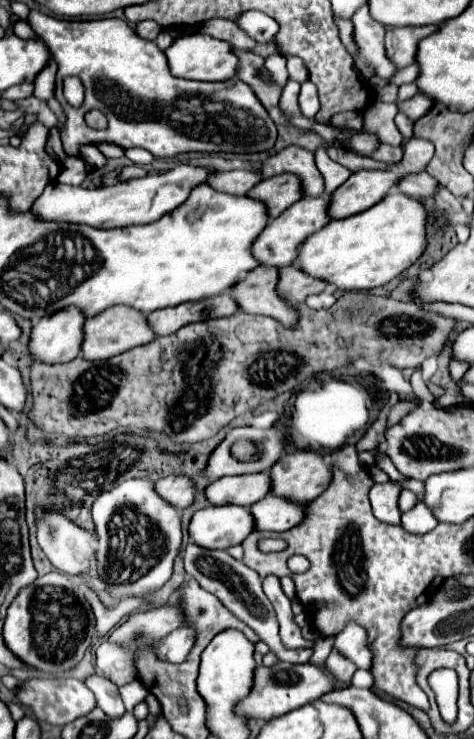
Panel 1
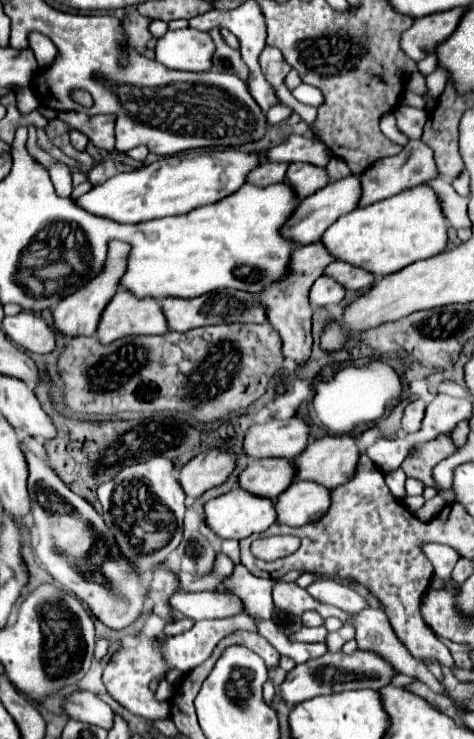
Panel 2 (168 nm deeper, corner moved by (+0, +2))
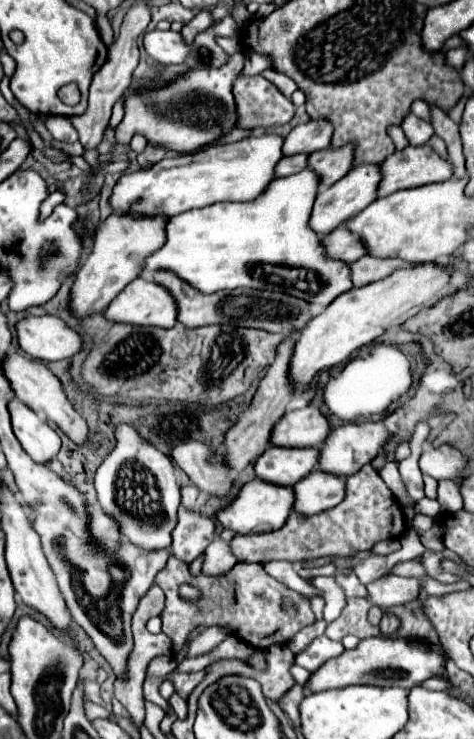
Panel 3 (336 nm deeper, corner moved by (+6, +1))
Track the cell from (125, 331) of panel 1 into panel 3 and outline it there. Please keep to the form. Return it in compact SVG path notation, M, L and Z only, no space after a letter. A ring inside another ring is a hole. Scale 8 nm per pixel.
M136 277L112 299L106 317L132 325L156 325L168 329L178 323L178 307L168 289Z

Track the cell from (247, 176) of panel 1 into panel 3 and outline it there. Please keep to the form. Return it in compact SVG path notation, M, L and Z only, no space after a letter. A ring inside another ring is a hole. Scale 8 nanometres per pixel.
M300 153L300 155L292 155L292 157L284 157L280 163L278 163L278 177L286 177L286 175L294 175L294 173L300 173L302 169L308 167L308 155Z

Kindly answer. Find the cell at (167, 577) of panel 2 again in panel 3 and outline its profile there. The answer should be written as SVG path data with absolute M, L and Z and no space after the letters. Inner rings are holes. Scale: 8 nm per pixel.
M170 557L166 569L158 573L156 585L160 585L166 593L166 609L162 611L162 633L166 633L172 639L172 651L174 655L182 649L188 635L196 627L212 627L212 625L224 625L230 629L232 635L242 639L244 643L252 645L254 649L270 649L272 645L286 645L302 627L312 625L314 613L310 609L310 597L302 593L294 593L290 587L286 587L280 581L274 581L260 563L236 563L226 575L192 575L188 565L176 557ZM182 583L190 583L198 587L204 593L204 599L200 603L190 605L188 601L180 599L178 587ZM282 595L288 595L296 599L298 615L290 617L282 611Z

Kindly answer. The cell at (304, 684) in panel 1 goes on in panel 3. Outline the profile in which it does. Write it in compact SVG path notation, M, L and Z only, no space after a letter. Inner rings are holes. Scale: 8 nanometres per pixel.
M372 637L358 643L356 649L344 651L340 657L330 659L322 669L312 673L306 691L340 689L346 685L378 685L378 687L404 687L412 689L430 677L442 677L446 667L446 651L442 645L432 645L420 639L404 637Z

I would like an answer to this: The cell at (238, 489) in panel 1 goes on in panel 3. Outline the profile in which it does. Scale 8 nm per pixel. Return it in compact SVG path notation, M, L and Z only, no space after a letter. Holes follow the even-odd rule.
M270 445L262 457L254 463L256 477L262 477L270 483L284 485L286 479L282 471L288 471L288 485L296 485L318 465L318 449L312 447L276 447Z

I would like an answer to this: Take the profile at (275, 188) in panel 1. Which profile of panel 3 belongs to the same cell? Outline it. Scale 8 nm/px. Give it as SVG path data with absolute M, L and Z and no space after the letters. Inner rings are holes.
M354 143L342 145L338 149L326 147L326 149L314 151L310 155L308 167L320 175L322 187L332 187L352 169L352 163L354 163Z

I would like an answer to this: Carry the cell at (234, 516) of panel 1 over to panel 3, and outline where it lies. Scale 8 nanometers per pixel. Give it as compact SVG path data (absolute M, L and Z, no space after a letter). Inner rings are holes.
M252 479L250 483L246 483L240 493L238 499L222 509L216 519L226 527L226 529L234 529L238 533L268 533L268 531L276 531L280 529L288 515L294 509L294 489L292 487L284 487L284 485L272 485L264 479Z

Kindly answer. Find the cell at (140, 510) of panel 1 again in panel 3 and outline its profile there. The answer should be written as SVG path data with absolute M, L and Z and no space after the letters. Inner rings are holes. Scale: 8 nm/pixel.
M120 423L114 427L116 435L116 447L110 453L110 457L104 459L104 463L96 471L96 491L98 501L106 513L114 513L118 521L122 521L122 533L126 533L126 539L134 545L142 545L142 549L166 549L172 545L172 531L176 525L176 513L180 505L180 489L174 477L174 465L170 457L162 451L158 451L152 443L148 443L130 423Z

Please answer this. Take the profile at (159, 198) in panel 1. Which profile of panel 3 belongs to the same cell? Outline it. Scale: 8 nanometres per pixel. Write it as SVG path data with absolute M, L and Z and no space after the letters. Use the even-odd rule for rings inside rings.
M256 131L236 143L230 145L220 145L220 147L210 147L206 151L202 151L196 159L186 159L186 157L174 157L168 159L160 165L160 161L150 169L150 171L134 171L134 173L124 173L120 177L120 181L116 183L112 197L110 197L110 205L114 211L120 213L134 213L134 215L168 215L174 217L178 213L196 209L196 207L206 207L218 201L252 201L258 195L262 195L268 185L274 181L274 169L276 163L284 157L282 155L282 143L284 137L276 135L276 133L266 133L266 131Z

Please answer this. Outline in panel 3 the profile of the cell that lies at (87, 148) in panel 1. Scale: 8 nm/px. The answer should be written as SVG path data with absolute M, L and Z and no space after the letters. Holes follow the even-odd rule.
M48 115L44 119L44 127L48 129L48 133L56 139L56 141L66 141L66 143L74 143L78 141L78 131L72 127L68 117L60 117L60 115Z

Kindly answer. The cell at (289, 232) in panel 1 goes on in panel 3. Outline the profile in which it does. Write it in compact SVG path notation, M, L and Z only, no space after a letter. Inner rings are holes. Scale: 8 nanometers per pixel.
M364 163L364 165L354 167L342 181L334 183L332 187L322 189L322 191L318 193L316 203L314 203L314 213L312 213L312 219L310 219L310 227L312 227L316 233L328 235L330 231L334 231L336 227L340 227L342 223L350 221L354 215L358 215L358 213L360 213L362 209L366 209L372 201L378 199L376 191L378 191L380 179L382 179L382 173L380 173L380 167L378 167L378 165Z

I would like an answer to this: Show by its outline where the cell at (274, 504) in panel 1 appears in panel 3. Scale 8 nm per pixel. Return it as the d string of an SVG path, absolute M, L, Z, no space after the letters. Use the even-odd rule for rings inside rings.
M314 469L302 481L294 485L296 503L294 511L300 515L312 515L336 507L346 495L346 479Z

